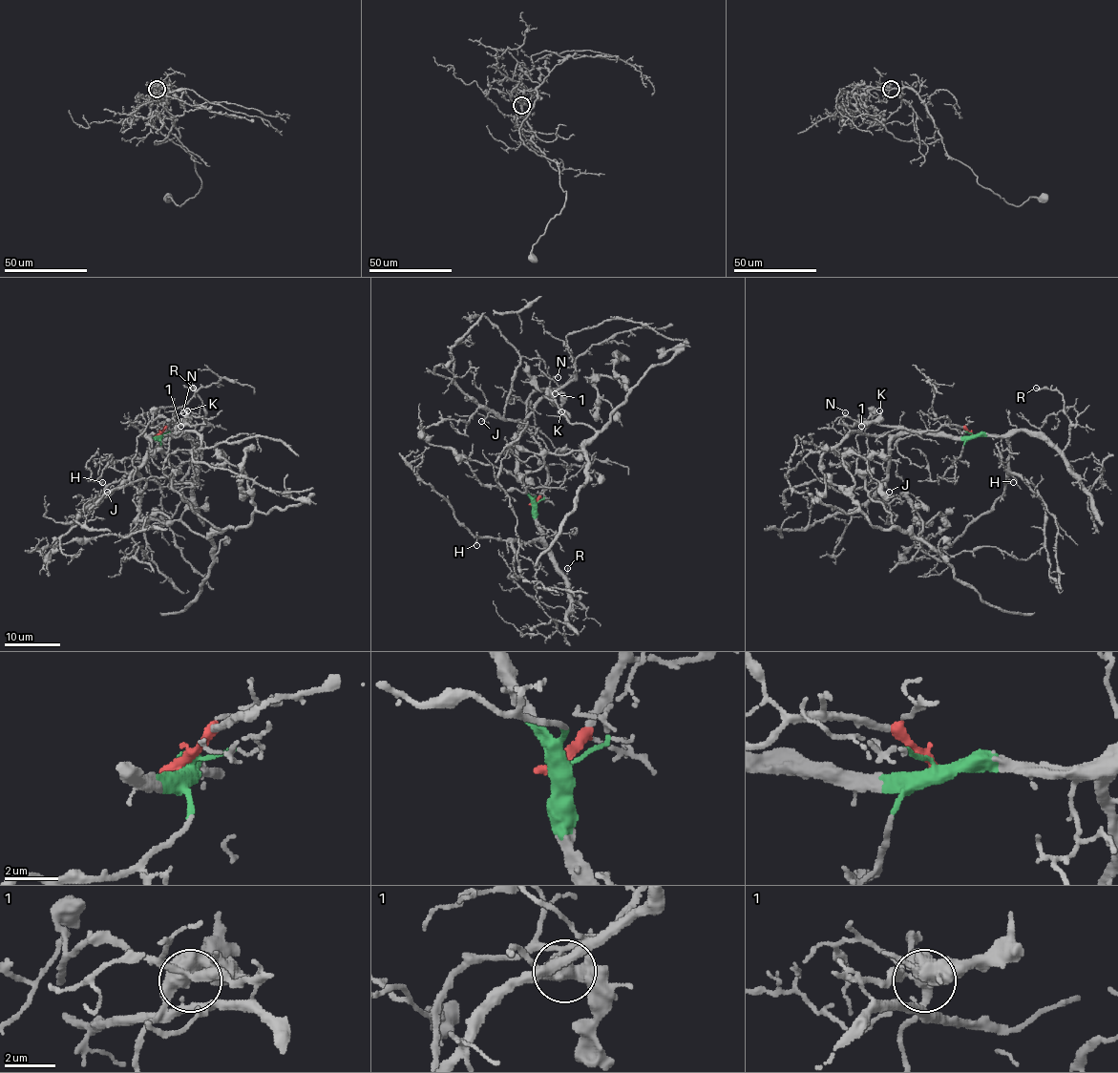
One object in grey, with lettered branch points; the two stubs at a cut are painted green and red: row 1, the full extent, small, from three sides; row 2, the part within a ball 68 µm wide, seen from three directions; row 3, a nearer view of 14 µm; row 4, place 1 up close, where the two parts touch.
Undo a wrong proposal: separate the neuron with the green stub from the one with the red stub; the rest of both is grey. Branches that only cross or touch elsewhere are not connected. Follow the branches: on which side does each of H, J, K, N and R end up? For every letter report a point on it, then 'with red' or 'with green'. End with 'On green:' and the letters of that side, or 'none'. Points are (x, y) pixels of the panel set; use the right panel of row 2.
H: (1013, 482) | with green
J: (889, 492) | with green
K: (879, 410) | with green
N: (845, 412) | with red
R: (1036, 388) | with green
On green: H, J, K, R

